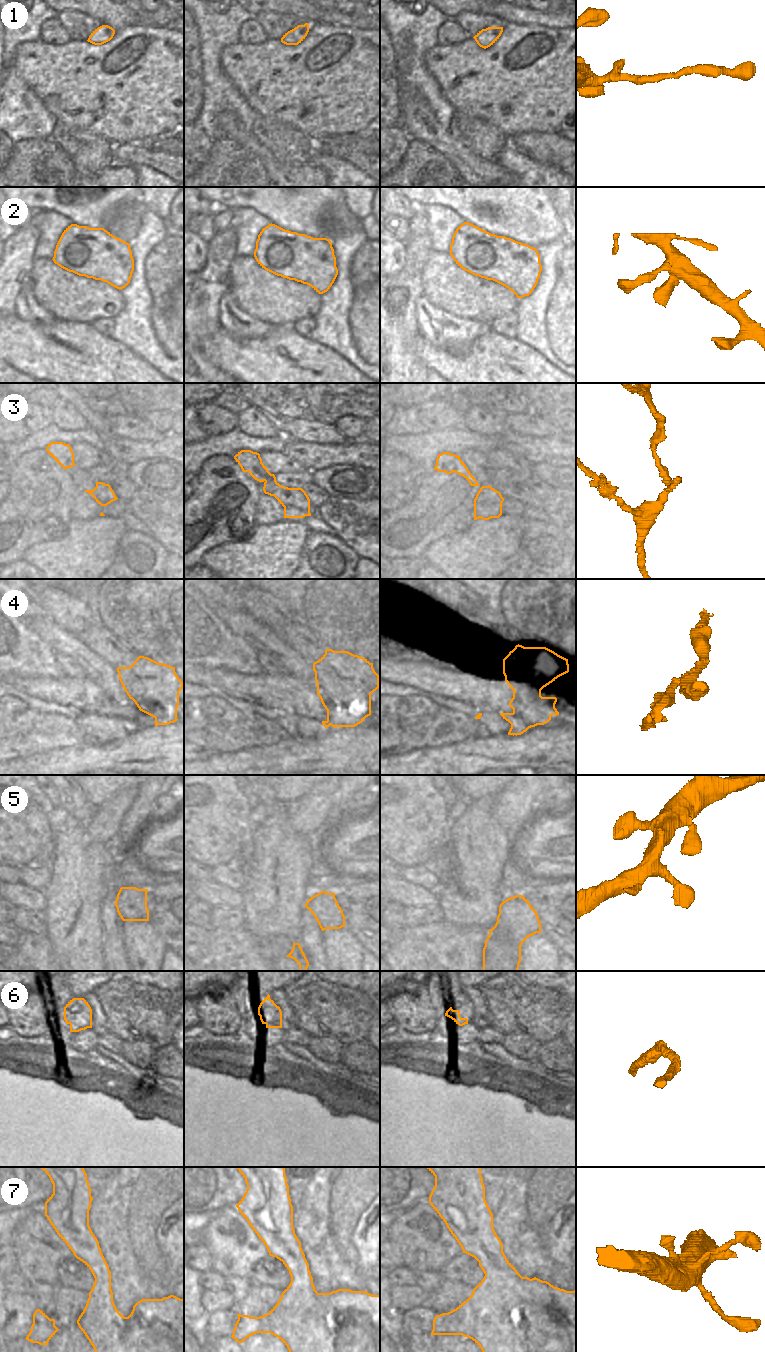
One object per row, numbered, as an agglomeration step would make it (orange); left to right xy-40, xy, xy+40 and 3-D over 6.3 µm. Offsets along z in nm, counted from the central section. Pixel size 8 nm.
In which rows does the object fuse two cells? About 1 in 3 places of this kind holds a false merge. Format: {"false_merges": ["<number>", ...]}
{"false_merges": ["3", "4"]}

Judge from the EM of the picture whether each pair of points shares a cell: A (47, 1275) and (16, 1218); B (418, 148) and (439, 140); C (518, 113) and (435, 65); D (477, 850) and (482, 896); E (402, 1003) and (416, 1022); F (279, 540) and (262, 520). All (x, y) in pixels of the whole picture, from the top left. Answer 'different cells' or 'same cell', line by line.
A: different cells
B: different cells
C: same cell
D: same cell
E: same cell
F: different cells

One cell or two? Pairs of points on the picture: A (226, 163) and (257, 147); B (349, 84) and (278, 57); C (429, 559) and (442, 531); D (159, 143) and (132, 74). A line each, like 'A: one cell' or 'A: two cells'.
A: two cells
B: one cell
C: two cells
D: two cells

